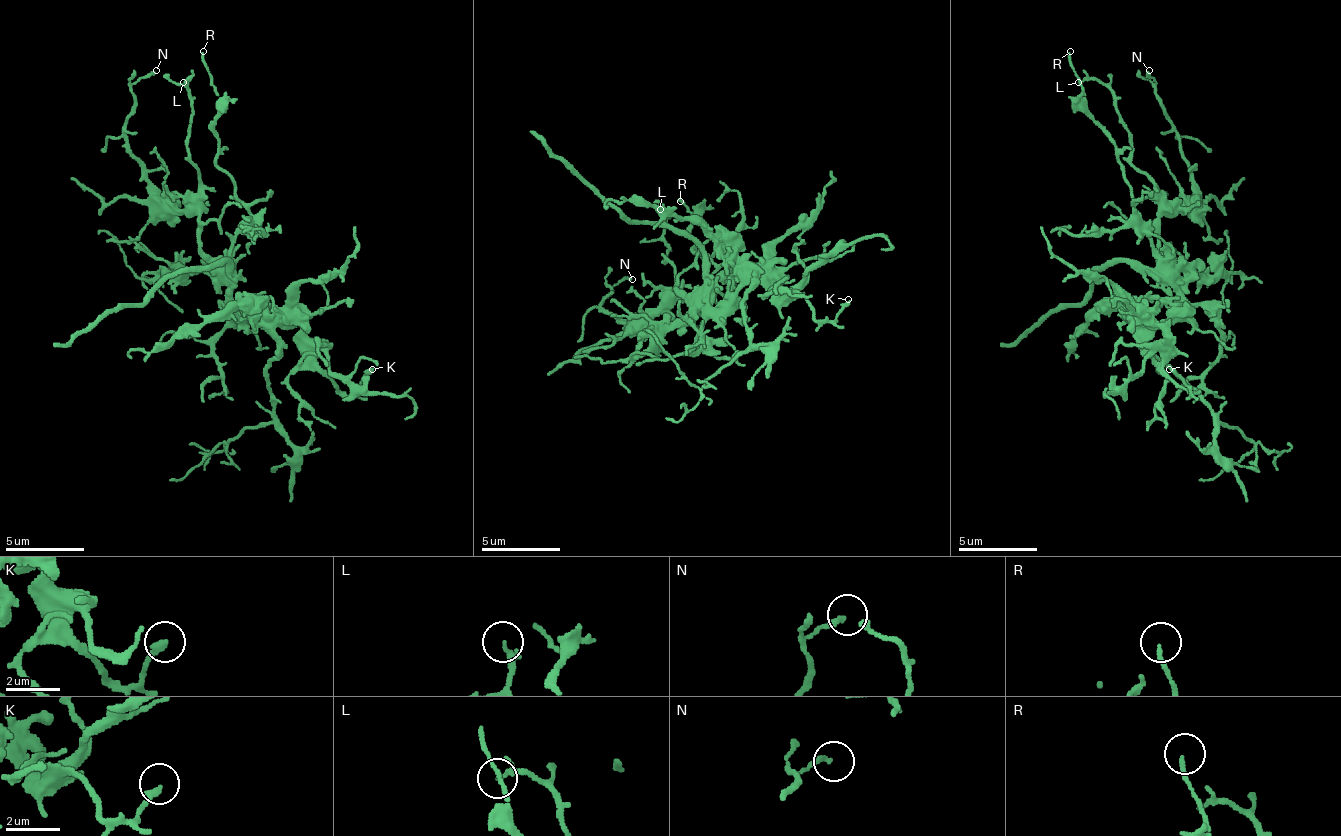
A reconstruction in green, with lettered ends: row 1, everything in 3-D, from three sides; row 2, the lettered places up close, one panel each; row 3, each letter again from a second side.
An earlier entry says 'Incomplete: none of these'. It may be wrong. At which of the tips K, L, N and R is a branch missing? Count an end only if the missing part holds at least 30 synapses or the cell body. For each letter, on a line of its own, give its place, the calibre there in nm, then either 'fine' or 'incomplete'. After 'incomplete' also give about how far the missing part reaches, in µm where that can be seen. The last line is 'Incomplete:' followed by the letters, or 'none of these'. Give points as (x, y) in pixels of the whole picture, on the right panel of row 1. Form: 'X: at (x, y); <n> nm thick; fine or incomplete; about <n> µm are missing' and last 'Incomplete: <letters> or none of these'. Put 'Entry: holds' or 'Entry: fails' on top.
Entry: holds
K: at (1169, 369); 240 nm thick; fine
L: at (1078, 82); 220 nm thick; fine
N: at (1149, 70); 160 nm thick; fine
R: at (1070, 51); 150 nm thick; fine
Incomplete: none of these

